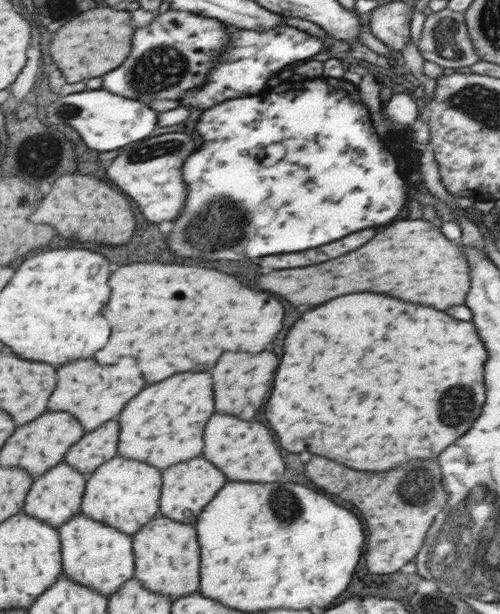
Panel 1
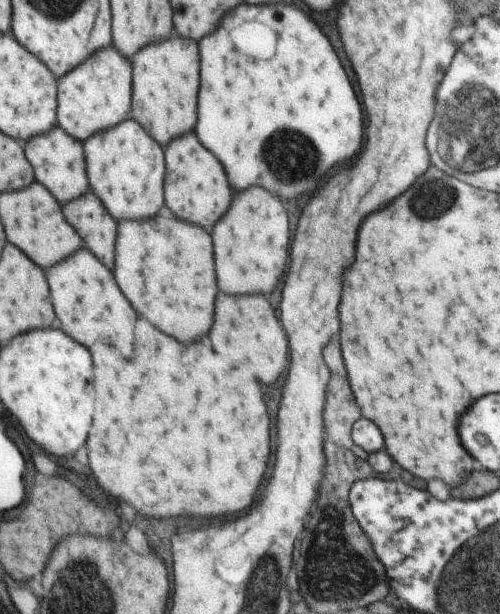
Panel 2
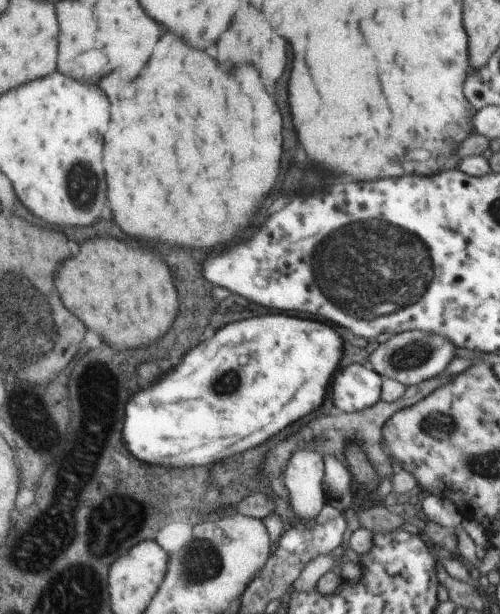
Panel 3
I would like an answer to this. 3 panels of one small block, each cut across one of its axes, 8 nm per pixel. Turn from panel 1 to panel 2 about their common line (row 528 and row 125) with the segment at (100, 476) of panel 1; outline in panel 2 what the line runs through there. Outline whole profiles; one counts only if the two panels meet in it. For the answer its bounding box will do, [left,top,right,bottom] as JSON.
[86,118,166,221]

